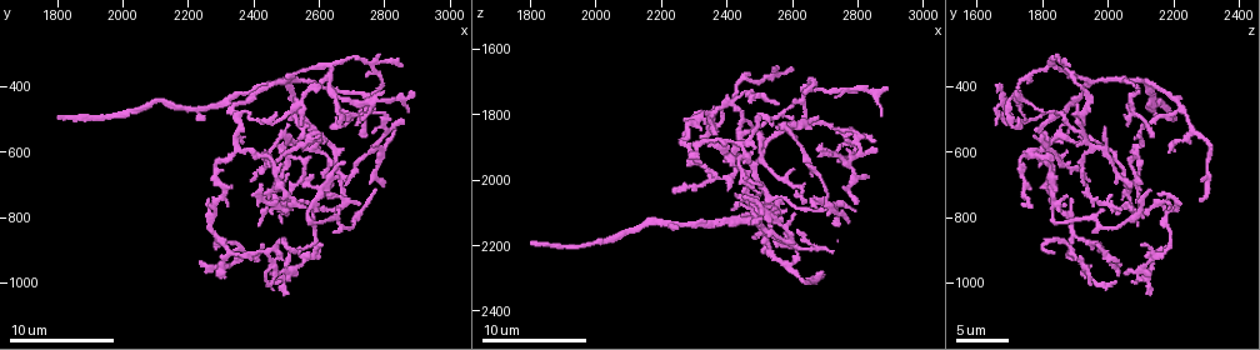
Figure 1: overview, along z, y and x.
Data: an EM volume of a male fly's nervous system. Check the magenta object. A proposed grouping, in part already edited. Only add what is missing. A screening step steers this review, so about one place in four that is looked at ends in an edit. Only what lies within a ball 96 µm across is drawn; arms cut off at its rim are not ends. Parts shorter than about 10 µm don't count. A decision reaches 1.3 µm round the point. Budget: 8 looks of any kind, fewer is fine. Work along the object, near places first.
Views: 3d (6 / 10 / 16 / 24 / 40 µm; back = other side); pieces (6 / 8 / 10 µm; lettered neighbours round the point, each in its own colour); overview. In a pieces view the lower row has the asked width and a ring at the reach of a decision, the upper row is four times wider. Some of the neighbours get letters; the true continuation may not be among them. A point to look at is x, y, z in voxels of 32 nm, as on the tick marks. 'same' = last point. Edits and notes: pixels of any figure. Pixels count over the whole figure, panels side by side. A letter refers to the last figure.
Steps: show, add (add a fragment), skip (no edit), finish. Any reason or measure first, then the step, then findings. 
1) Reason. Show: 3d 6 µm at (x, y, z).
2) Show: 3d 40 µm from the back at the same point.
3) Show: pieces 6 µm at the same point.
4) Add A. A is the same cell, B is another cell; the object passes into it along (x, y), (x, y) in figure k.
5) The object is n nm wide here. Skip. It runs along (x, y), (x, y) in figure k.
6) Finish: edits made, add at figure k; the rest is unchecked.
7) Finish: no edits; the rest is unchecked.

Free end. Show: pieces 8 µm at (2490, 1030, 2130).

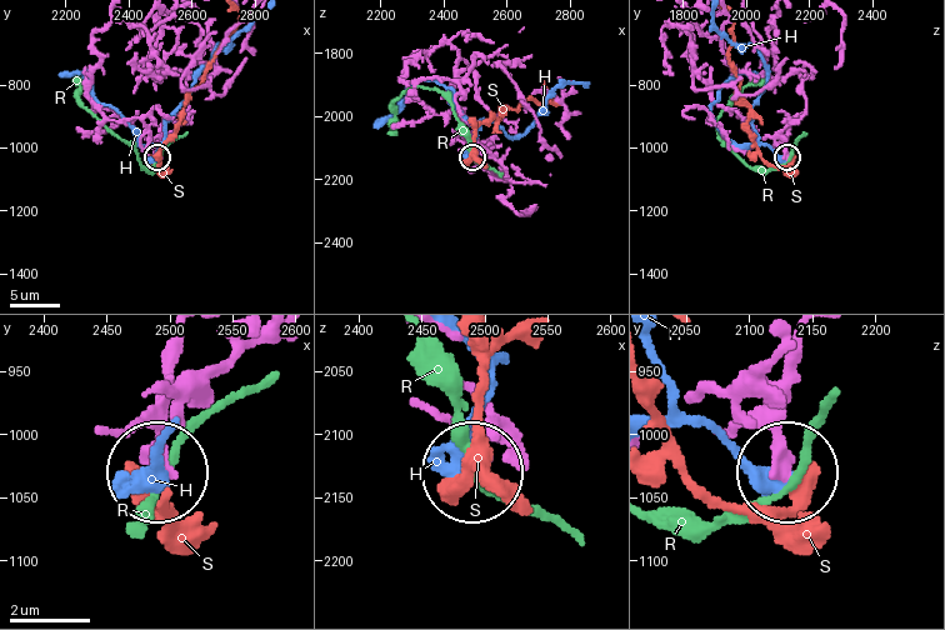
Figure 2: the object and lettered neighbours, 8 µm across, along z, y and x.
The object is 380 nm wide here. Skip. H, R and S are other cells; no lettered fragment goes on from it.

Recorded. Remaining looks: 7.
Free end. Show: 3d 10 µm at (2310, 980, 1930).

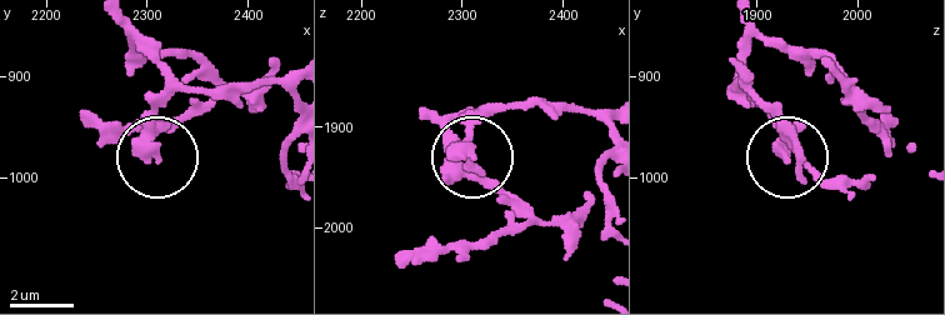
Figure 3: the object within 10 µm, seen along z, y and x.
Show: pieces 10 µm at (2308, 980, 1928).

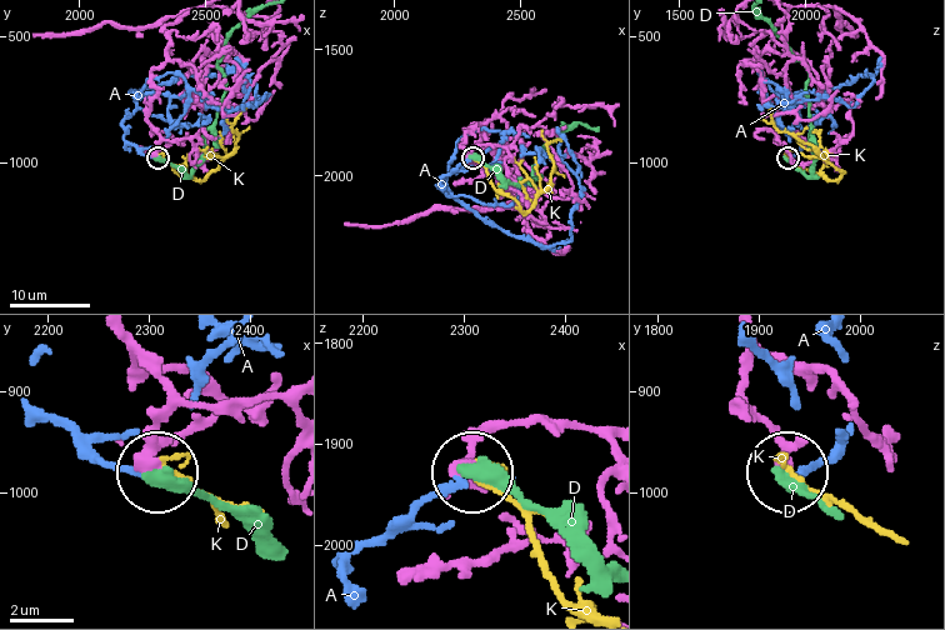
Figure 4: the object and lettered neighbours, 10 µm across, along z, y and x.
Skip. A, D and K are other cells; it runs along (168, 40), (151, 74), (148, 120), (160, 141), (158, 156) in figure 4; none of them fits.

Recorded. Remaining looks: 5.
An open end. Show: 3d 10 µm at (1800, 490, 2200).

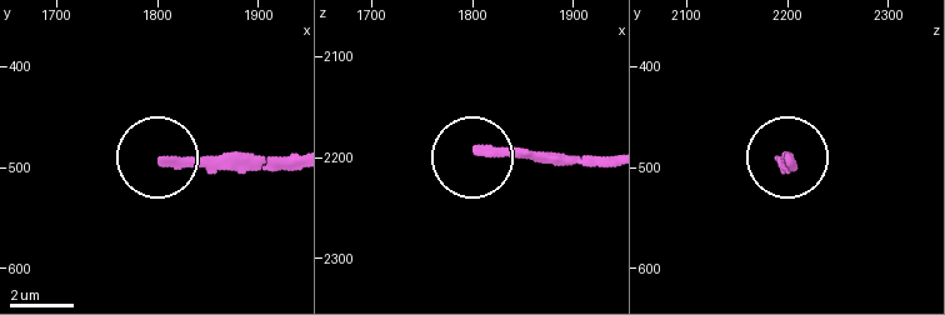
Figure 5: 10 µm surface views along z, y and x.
What lies round it. Show: pieces 8 µm at (1806, 494, 2192).

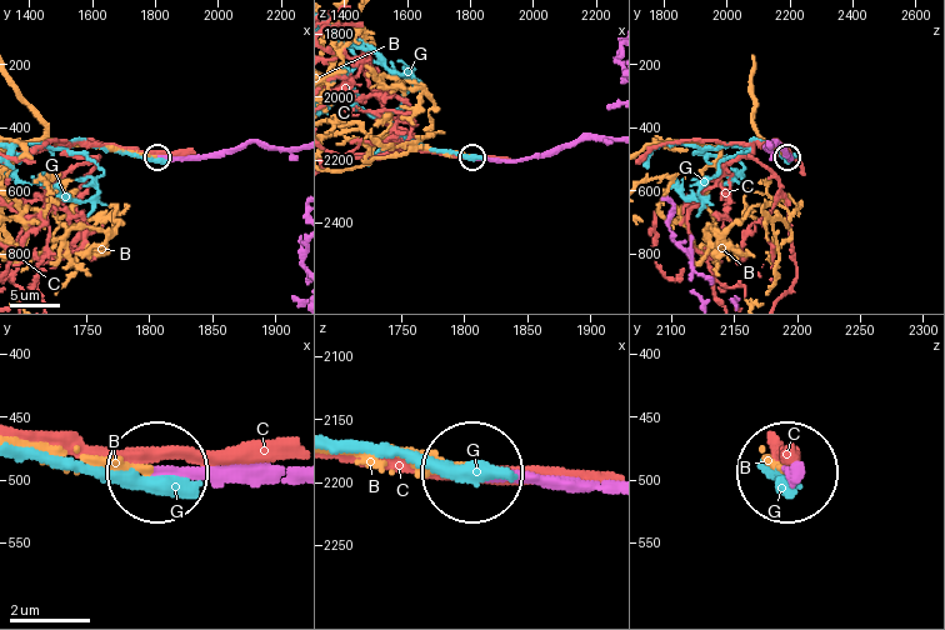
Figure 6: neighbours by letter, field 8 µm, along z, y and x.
The object is 220 nm wide here. Add B. B is the same cell, C and G are other cells; the object passes into it along (571, 480), (485, 480), (344, 449) in figure 6; it goes on there.

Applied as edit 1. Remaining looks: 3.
Redraw. Show: overview.

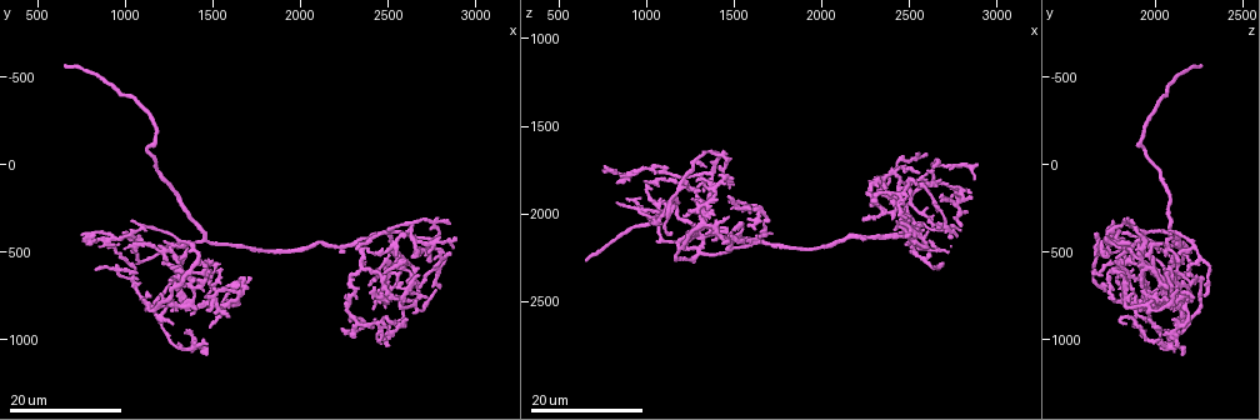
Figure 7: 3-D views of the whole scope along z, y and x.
An open end. Show: 3d 24 µm at (1280, 840, 2100).

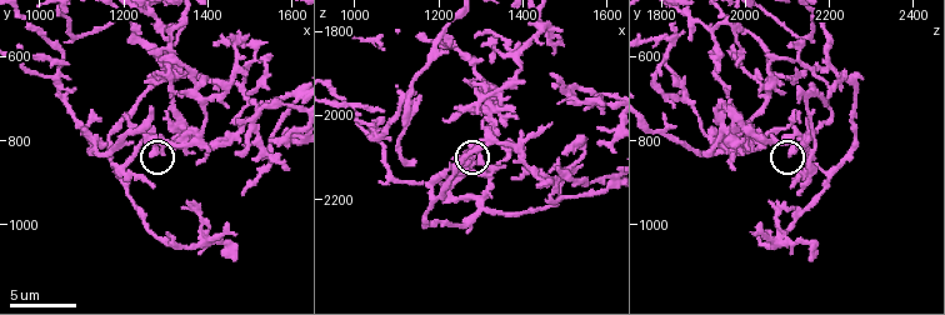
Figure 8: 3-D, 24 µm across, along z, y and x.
Show: pieces 8 µm at (1275, 825, 2105).

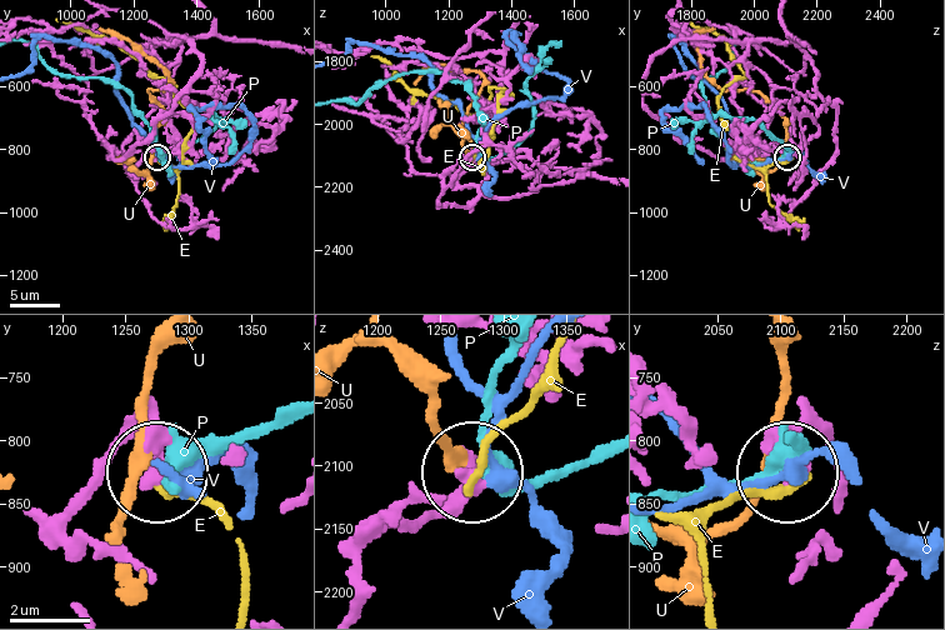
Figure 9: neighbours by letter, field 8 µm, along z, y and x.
Skip. E, P, U and V are other cells; no lettered fragment goes on from it.

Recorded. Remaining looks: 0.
Finish: edits made, add at figure 6; the rest is unchecked.

